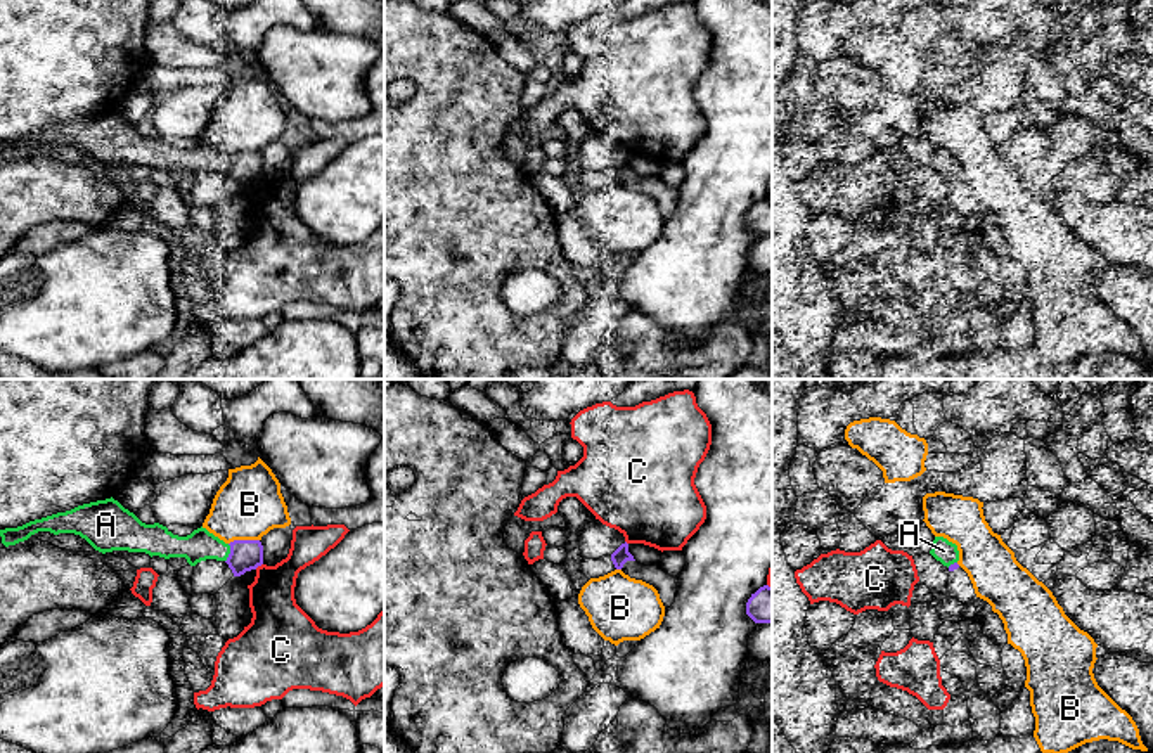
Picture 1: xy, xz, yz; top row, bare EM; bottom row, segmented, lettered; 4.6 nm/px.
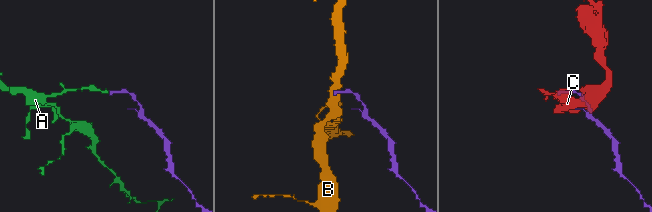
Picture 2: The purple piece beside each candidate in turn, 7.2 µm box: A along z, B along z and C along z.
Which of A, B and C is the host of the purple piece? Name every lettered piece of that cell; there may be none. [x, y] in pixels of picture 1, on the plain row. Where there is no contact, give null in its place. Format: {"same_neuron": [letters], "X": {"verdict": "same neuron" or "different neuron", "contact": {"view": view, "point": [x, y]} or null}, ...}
{"same_neuron": ["A"], "A": {"verdict": "same neuron", "contact": {"view": "xy", "point": [231, 165]}}, "B": {"verdict": "different neuron", "contact": {"view": "xy", "point": [243, 153]}}, "C": {"verdict": "different neuron", "contact": {"view": "xy", "point": [258, 177]}}}

